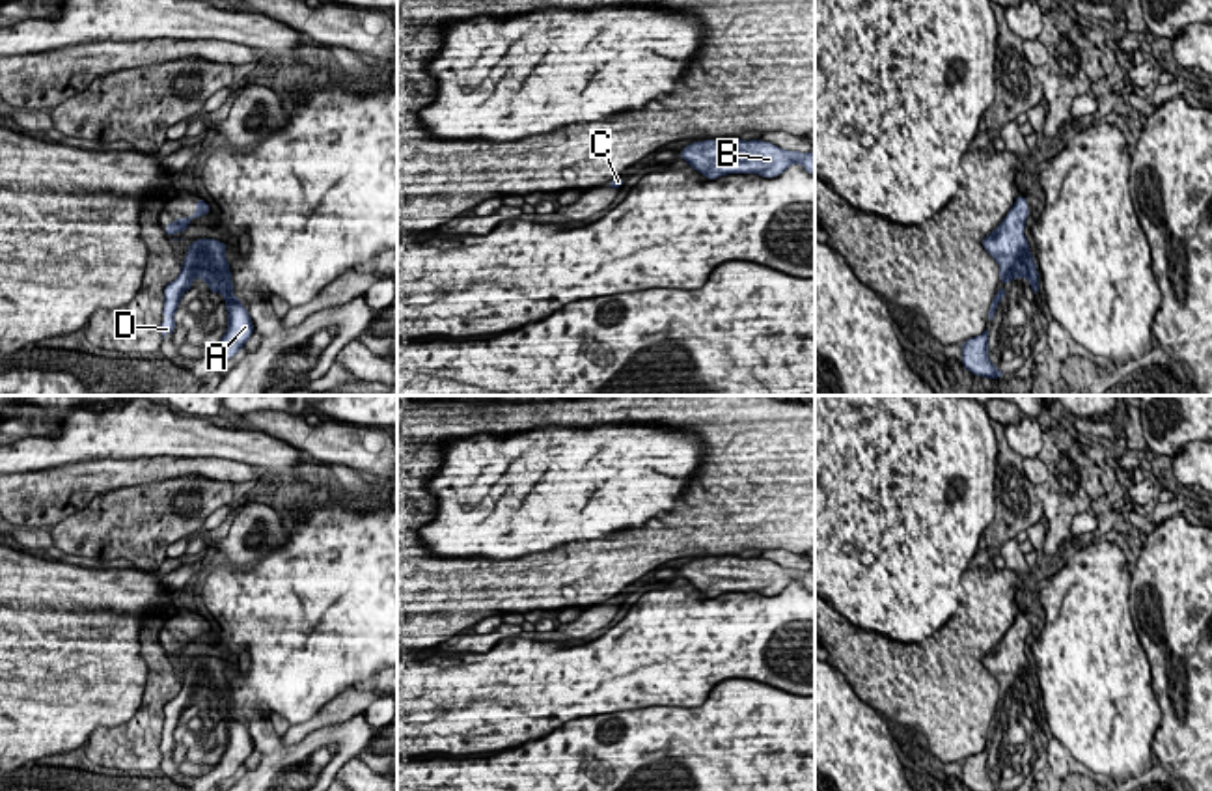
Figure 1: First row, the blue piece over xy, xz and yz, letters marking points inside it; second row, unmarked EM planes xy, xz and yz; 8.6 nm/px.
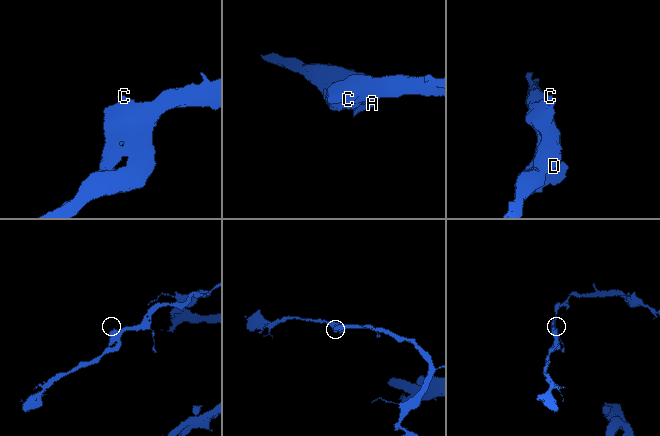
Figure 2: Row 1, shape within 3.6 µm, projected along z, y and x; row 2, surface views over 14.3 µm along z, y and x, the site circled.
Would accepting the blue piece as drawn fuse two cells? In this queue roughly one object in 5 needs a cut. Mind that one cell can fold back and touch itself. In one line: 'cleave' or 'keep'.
keep

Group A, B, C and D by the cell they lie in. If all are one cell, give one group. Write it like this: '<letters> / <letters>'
A B C D

